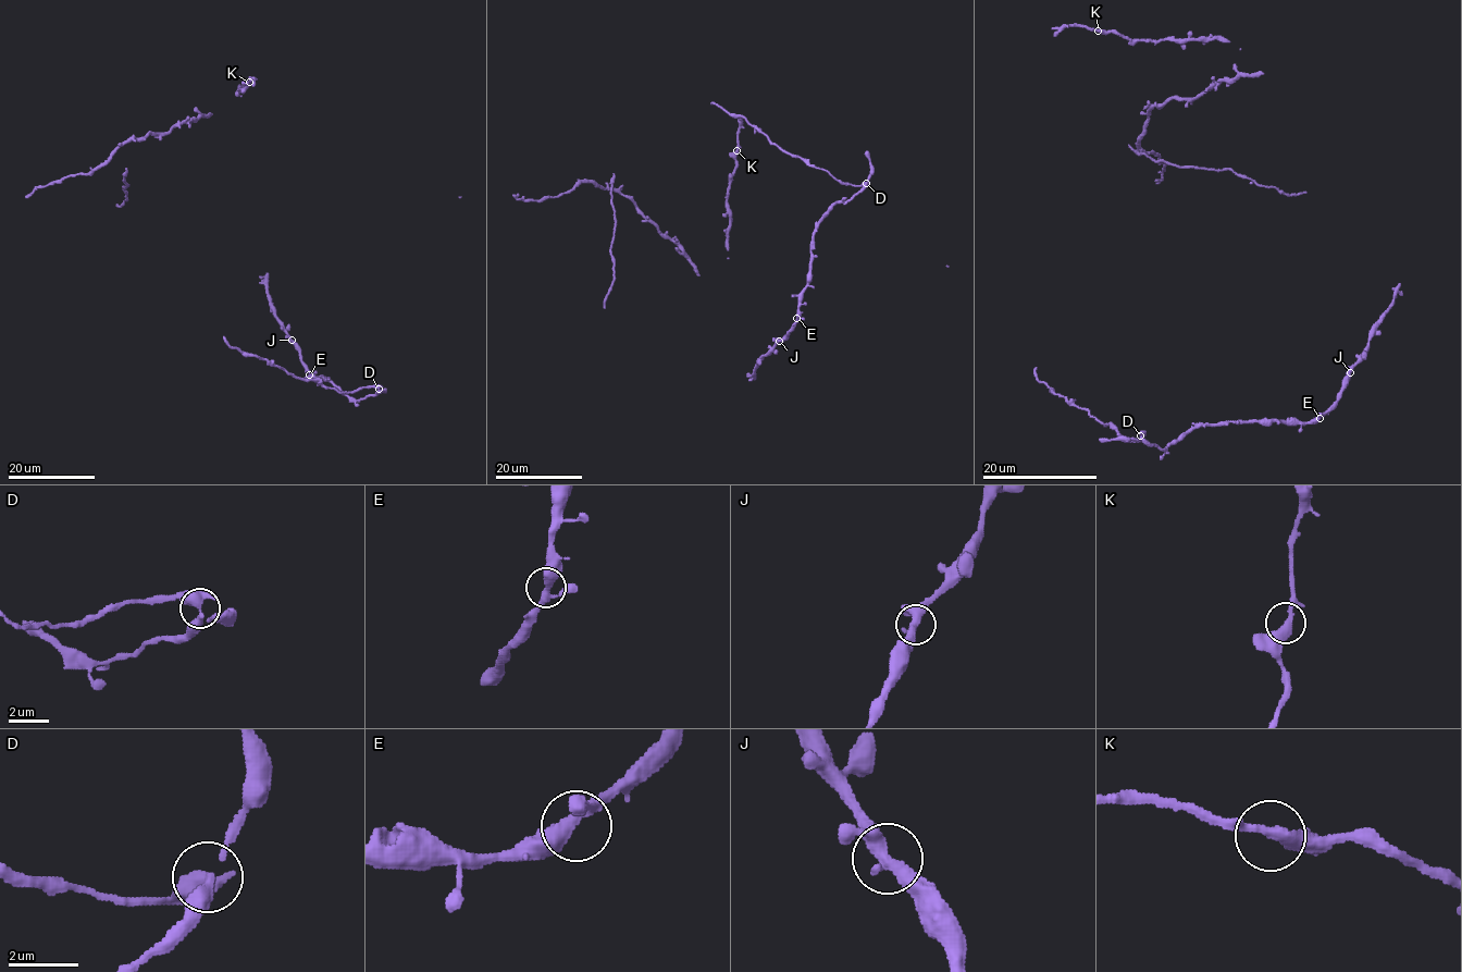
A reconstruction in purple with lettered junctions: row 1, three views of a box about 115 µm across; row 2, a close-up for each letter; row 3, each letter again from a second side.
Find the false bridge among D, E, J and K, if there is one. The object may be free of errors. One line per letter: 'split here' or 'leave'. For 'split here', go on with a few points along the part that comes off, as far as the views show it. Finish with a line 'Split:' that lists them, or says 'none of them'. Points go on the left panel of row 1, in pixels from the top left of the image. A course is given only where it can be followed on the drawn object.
D: split here; foreign part runs (379, 389), (364, 386), (339, 392), (311, 379), (295, 377), (256, 355), (244, 354), (228, 344), (224, 336)
E: leave
J: leave
K: leave
Split: D

